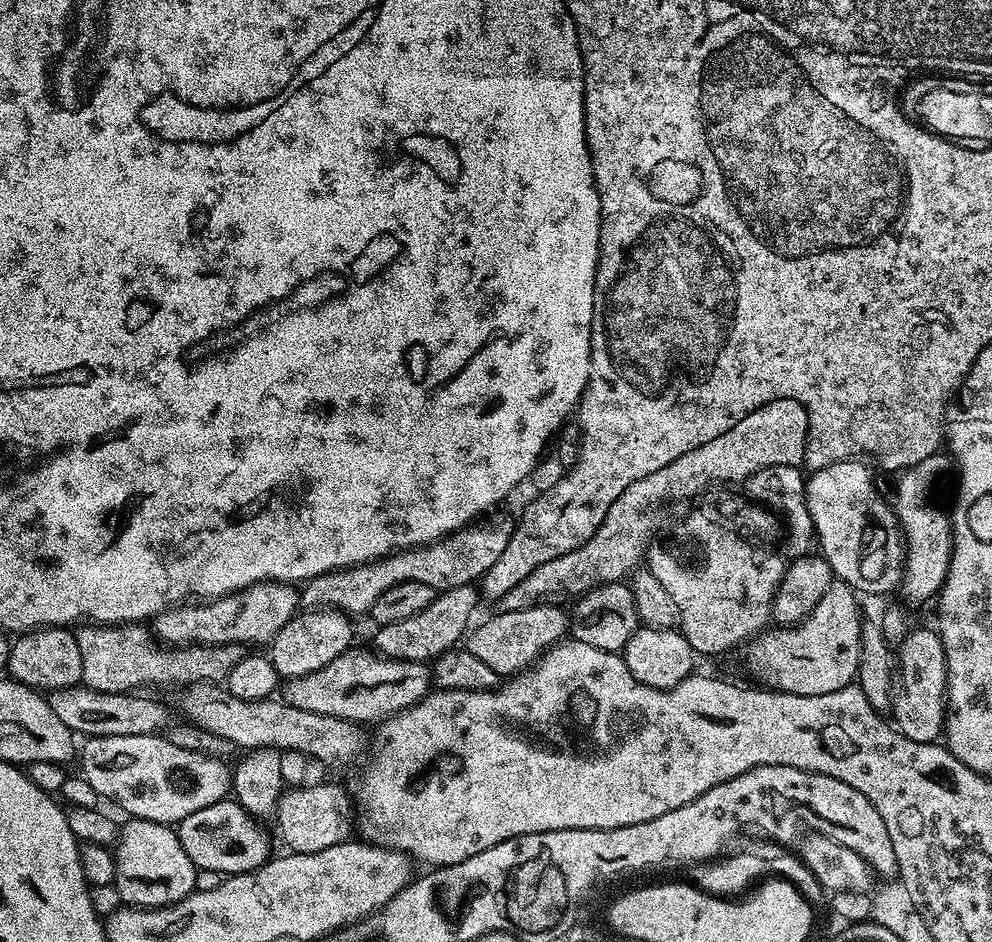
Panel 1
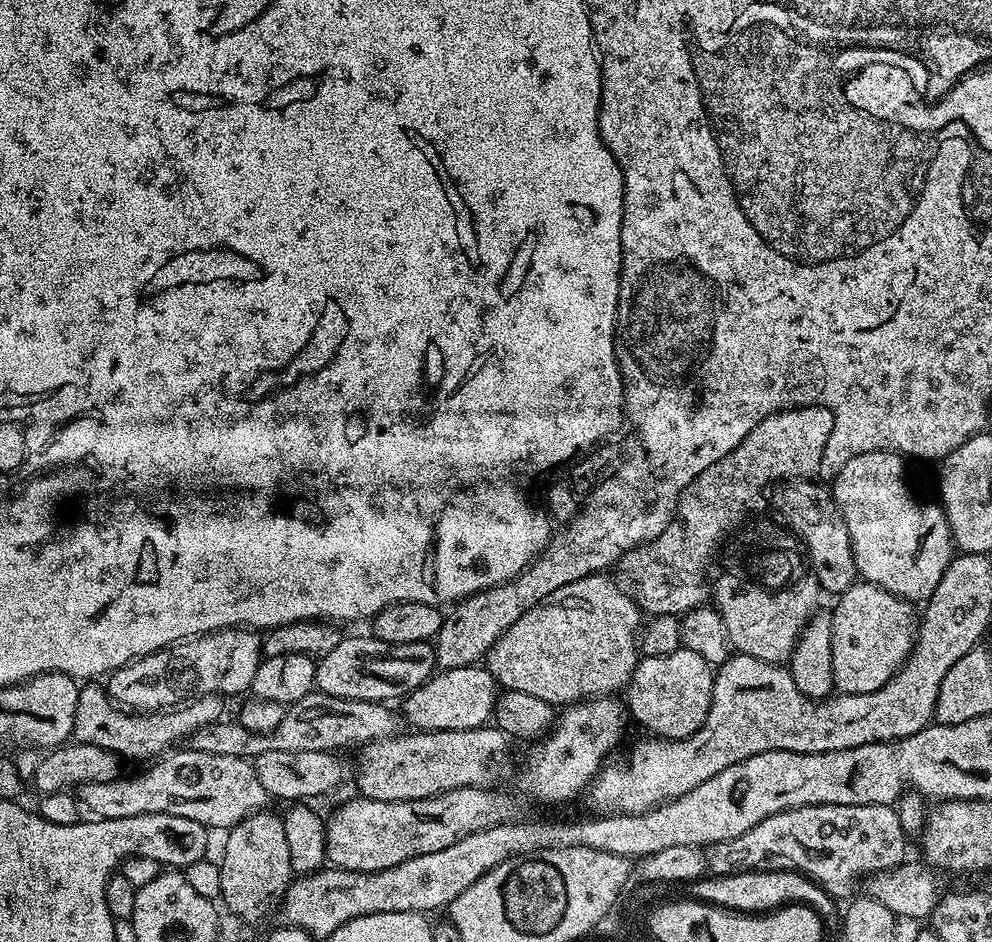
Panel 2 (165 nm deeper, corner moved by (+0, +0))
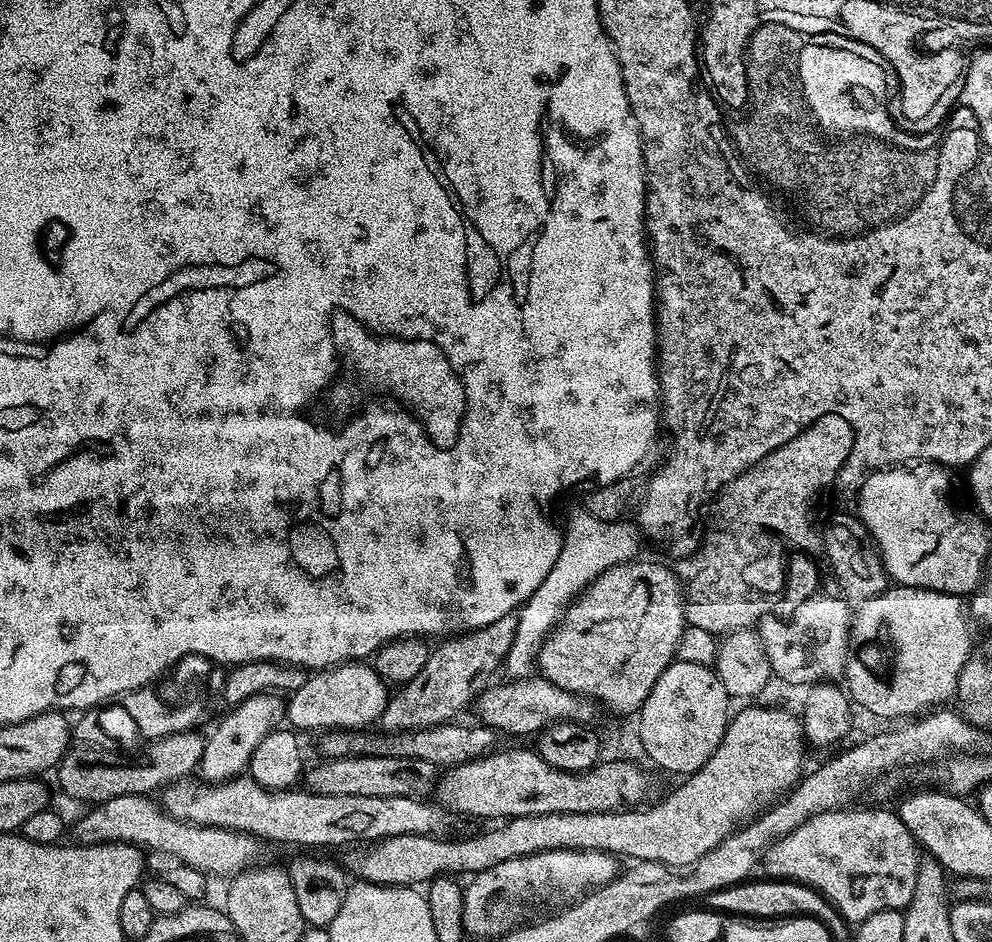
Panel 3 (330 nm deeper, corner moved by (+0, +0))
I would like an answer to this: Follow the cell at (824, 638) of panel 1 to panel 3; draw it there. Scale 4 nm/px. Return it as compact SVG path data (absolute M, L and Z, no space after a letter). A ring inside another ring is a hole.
M890 586L874 598L859 601L852 618L851 643L853 645L868 644L875 638L876 632L884 631L896 647L896 657L892 660L892 677L889 680L875 676L862 661L856 658L849 659L842 680L853 705L857 709L865 708L872 716L881 716L884 720L890 720L886 722L900 722L905 718L916 718L937 706L947 705L949 703L947 700L951 701L956 695L962 668L974 655L971 623L973 624L973 621L970 619L969 609L961 597L925 588Z

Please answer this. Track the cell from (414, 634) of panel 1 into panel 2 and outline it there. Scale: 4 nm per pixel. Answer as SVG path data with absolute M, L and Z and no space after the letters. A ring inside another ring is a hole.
M345 635L330 654L319 657L316 665L316 688L319 691L351 700L393 702L422 686L433 675L436 653L429 641L387 644L365 636Z

